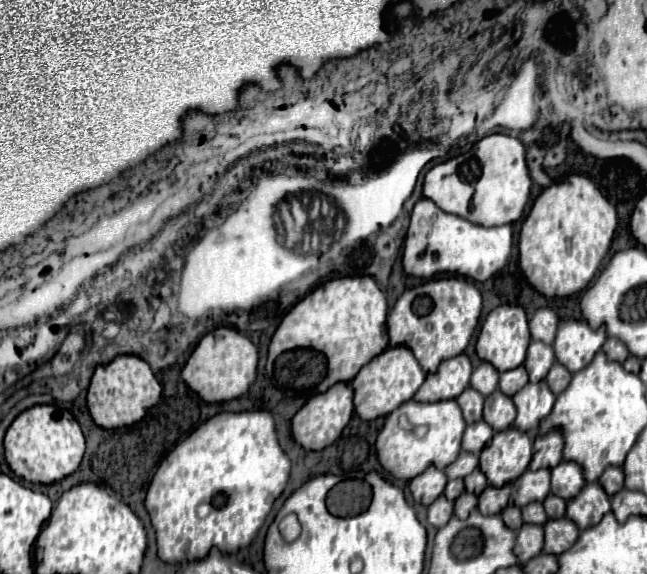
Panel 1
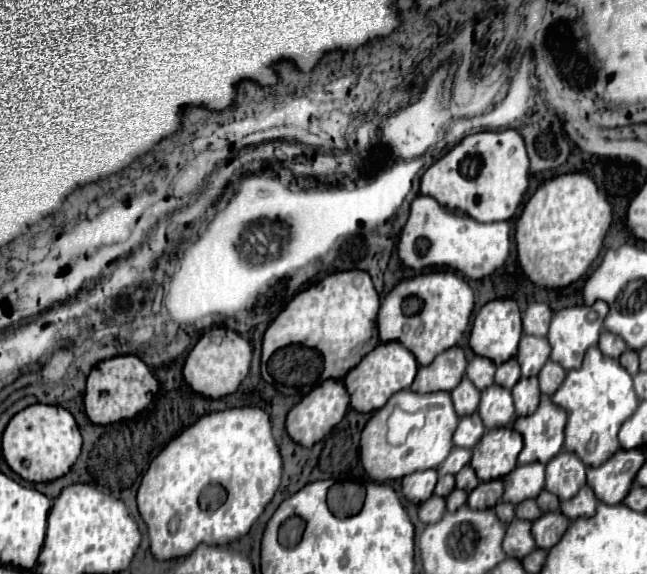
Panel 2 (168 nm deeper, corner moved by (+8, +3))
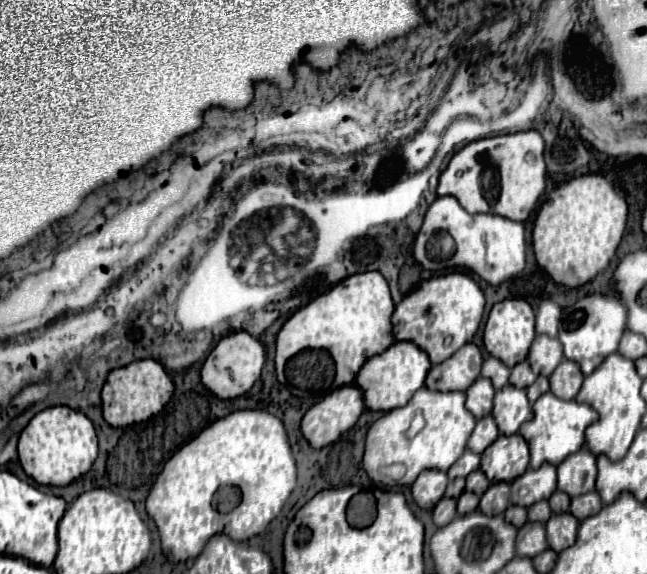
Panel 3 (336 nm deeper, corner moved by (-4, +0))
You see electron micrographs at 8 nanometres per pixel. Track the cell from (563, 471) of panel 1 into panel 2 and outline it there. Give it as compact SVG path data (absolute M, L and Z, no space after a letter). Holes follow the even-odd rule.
M560 451L546 463L546 489L560 499L570 499L586 483L586 465L572 451Z

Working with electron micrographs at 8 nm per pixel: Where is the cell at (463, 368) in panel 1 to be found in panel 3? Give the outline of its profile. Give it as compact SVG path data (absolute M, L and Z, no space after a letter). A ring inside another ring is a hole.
M464 344L446 364L436 364L426 376L426 386L430 390L454 392L466 390L478 376L482 366L482 354L476 344Z

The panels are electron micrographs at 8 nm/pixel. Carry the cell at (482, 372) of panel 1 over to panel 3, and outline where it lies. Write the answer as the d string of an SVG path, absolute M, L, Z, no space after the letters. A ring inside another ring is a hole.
M492 356L488 360L484 360L482 378L488 378L496 390L508 384L508 376L510 376L510 368L506 364L502 364L502 360L492 358Z

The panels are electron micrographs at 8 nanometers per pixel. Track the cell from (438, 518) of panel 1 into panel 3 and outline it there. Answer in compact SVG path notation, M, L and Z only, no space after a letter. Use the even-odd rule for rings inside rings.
M442 498L436 504L436 508L432 512L432 518L434 518L434 524L436 526L450 524L456 518L456 500L454 498Z

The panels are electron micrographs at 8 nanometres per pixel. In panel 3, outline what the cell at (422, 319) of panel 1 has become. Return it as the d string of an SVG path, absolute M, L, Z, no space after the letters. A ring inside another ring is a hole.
M452 272L420 282L402 298L392 314L394 338L414 342L430 356L432 364L442 364L464 344L472 342L474 334L478 332L482 314L484 292L480 290L480 286L468 274Z

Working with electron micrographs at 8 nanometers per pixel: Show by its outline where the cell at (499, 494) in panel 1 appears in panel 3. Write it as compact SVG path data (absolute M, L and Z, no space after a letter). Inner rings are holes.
M506 482L492 484L480 498L480 512L486 516L502 514L508 508L508 500L510 500L510 484Z

